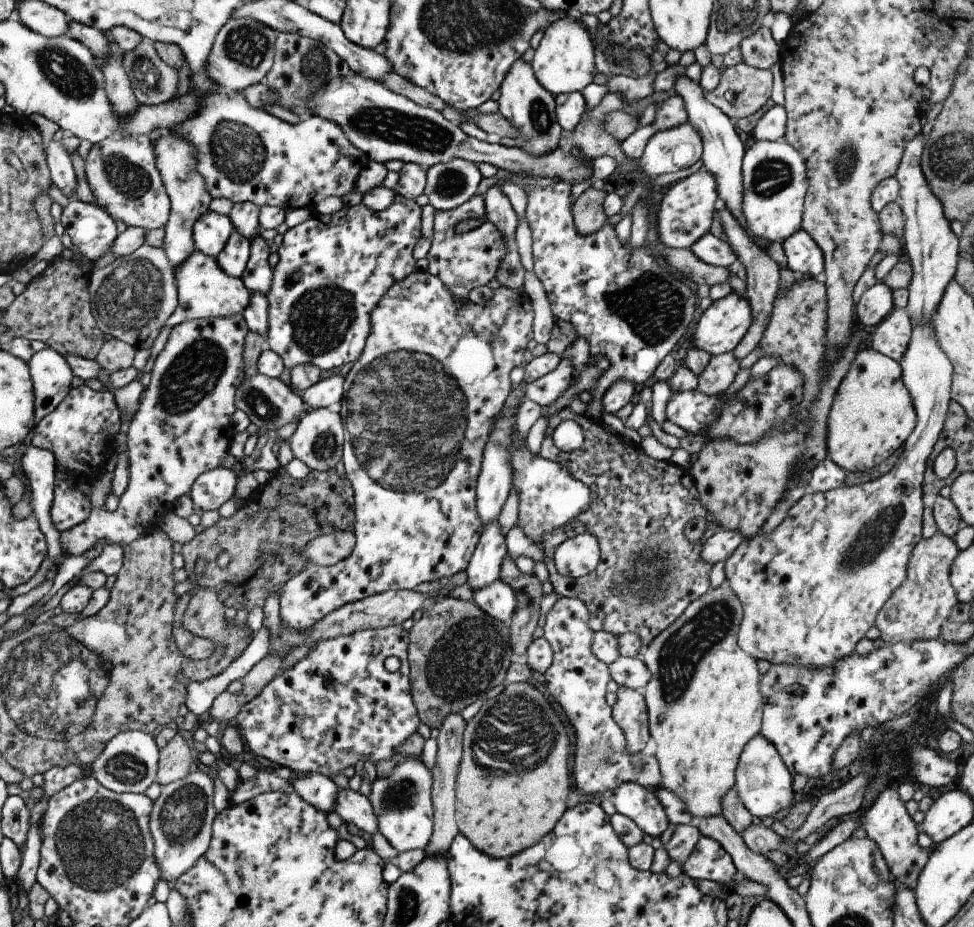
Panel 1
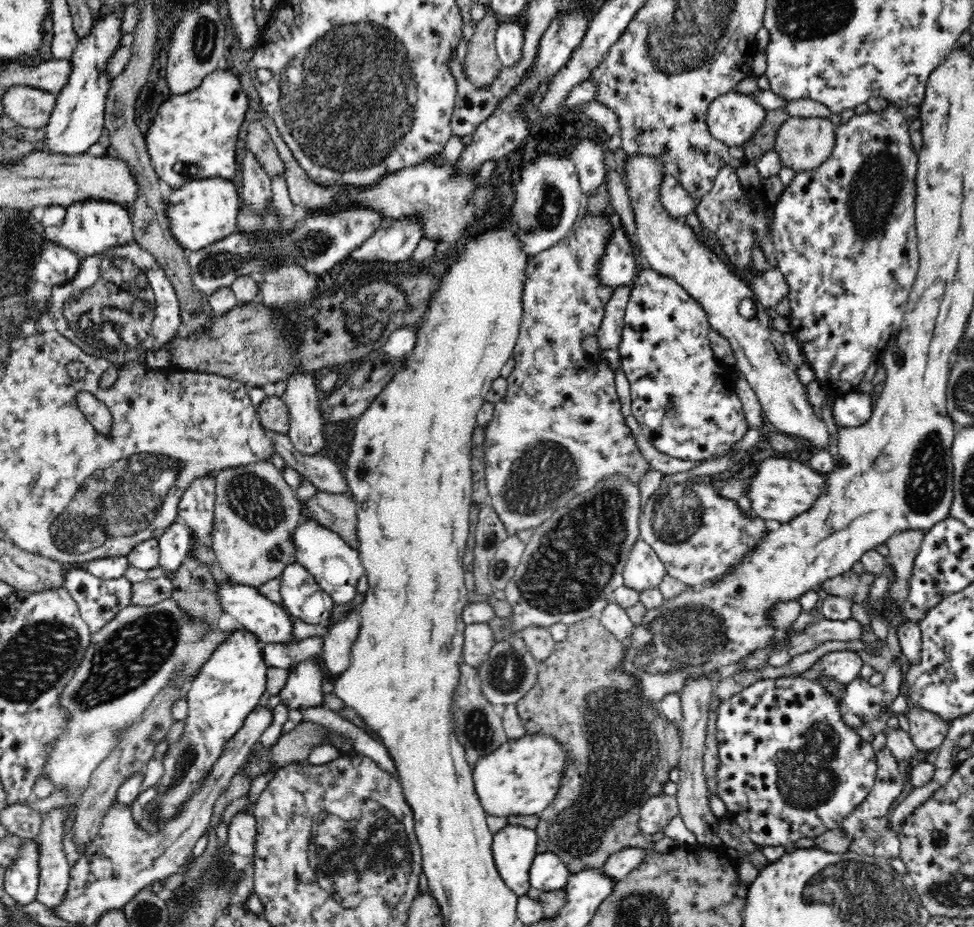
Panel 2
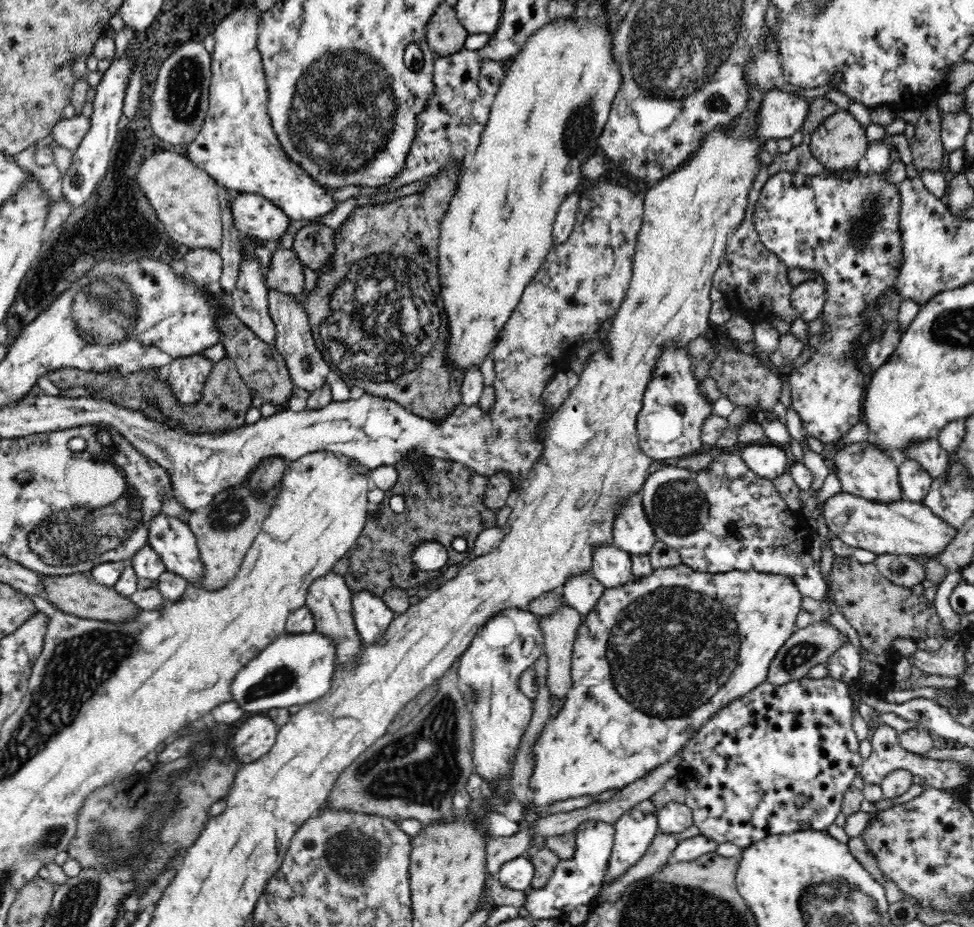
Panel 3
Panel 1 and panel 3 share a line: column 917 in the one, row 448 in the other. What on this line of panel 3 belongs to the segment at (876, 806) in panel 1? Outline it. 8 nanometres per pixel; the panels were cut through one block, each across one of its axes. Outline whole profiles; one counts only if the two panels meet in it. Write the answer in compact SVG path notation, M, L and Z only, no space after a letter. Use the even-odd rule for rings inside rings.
M871 440L846 444L845 447L839 449L834 443L829 447L830 452L823 458L829 468L832 466L835 468L836 476L838 476L844 492L878 503L889 503L903 498L899 485L899 468L896 466L896 462L884 449L874 445Z

